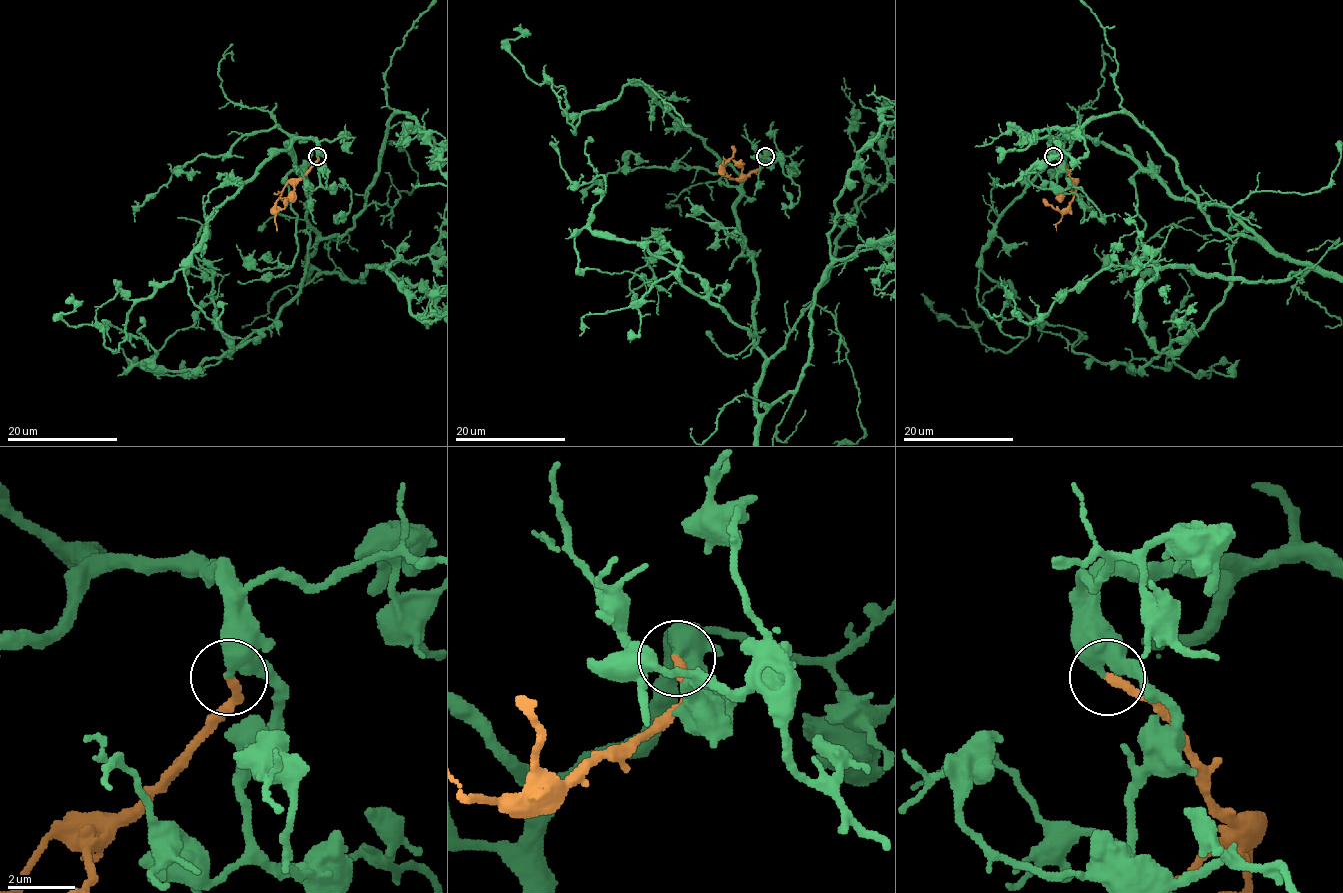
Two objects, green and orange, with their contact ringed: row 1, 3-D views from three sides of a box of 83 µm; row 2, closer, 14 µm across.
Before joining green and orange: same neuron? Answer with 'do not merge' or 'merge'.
merge

